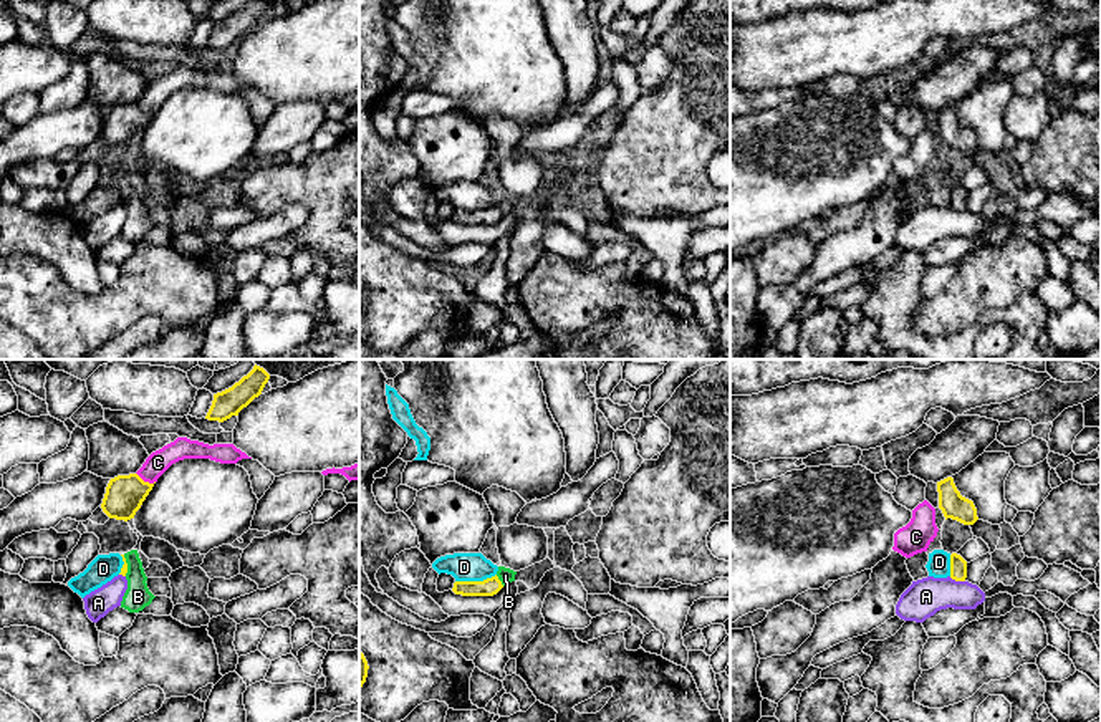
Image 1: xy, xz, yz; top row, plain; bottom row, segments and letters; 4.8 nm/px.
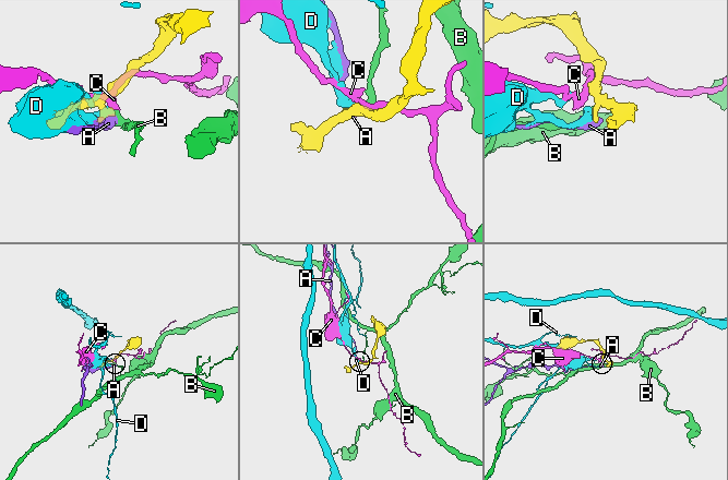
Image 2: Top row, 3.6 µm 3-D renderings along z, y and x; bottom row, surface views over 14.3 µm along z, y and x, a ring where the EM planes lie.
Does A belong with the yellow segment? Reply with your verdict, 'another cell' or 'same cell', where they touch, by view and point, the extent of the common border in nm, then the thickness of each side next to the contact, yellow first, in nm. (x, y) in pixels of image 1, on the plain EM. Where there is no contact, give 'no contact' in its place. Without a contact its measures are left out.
another cell; meets yellow in yz at (957, 209); contact 80 nm long; 80 nm thick on the yellow side, 180 nm on the other

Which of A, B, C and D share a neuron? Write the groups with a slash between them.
A / B / C / D

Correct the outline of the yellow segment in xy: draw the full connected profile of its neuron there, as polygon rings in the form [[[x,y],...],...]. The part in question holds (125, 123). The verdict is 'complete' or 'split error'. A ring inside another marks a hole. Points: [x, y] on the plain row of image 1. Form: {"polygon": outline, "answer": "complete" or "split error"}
{"polygon": [[[137,103],[118,104],[109,109],[101,132],[109,147],[131,149],[152,119],[154,113],[144,111]]], "answer": "complete"}

